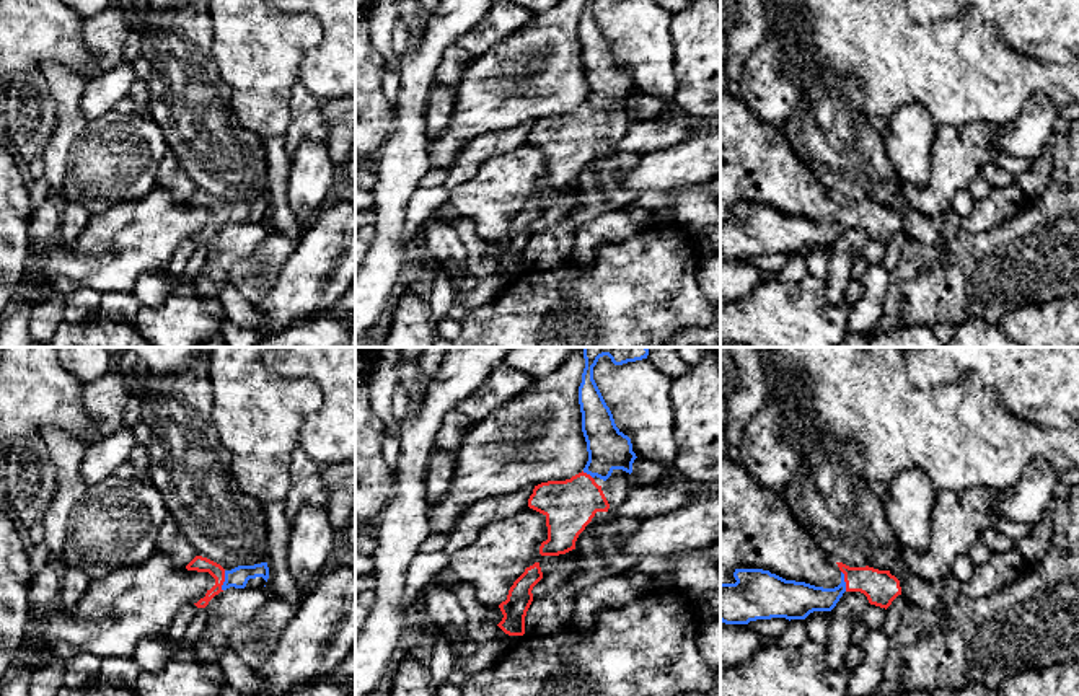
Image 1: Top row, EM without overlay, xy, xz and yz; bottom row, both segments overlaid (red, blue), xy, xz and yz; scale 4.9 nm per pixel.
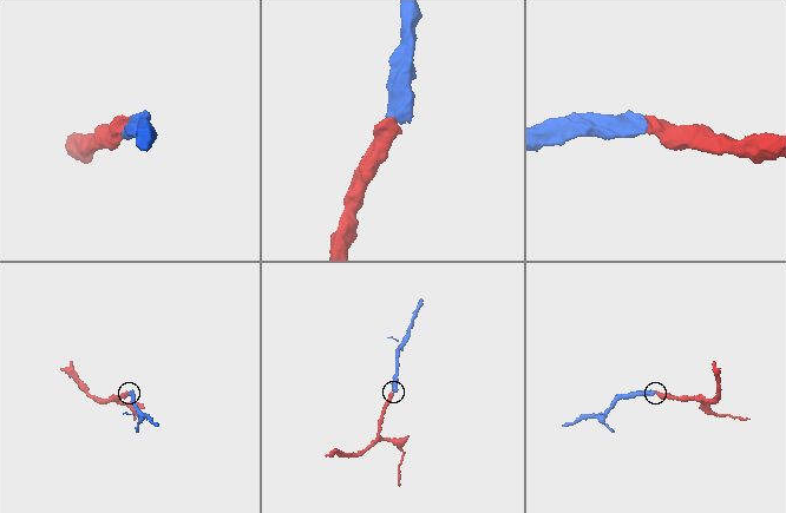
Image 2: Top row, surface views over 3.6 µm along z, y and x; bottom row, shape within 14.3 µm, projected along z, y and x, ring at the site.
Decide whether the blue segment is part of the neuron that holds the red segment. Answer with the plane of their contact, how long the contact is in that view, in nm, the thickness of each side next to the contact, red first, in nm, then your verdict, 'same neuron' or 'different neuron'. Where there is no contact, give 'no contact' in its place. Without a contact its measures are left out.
contact in xy; length 110 nm; calibres 80 and 100 nm; same neuron

